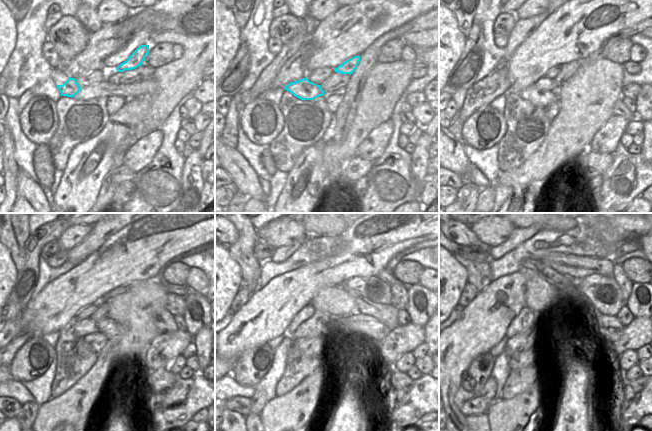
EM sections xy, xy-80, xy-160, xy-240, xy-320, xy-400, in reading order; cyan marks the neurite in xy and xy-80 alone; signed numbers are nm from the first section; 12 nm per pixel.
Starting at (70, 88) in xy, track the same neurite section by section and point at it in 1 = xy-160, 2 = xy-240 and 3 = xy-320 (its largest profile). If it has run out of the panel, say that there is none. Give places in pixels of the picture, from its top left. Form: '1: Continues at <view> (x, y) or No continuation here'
1: Continues at xy-160 (532, 92)
2: Continues at xy-240 (101, 313)
3: Continues at xy-320 (315, 326).

